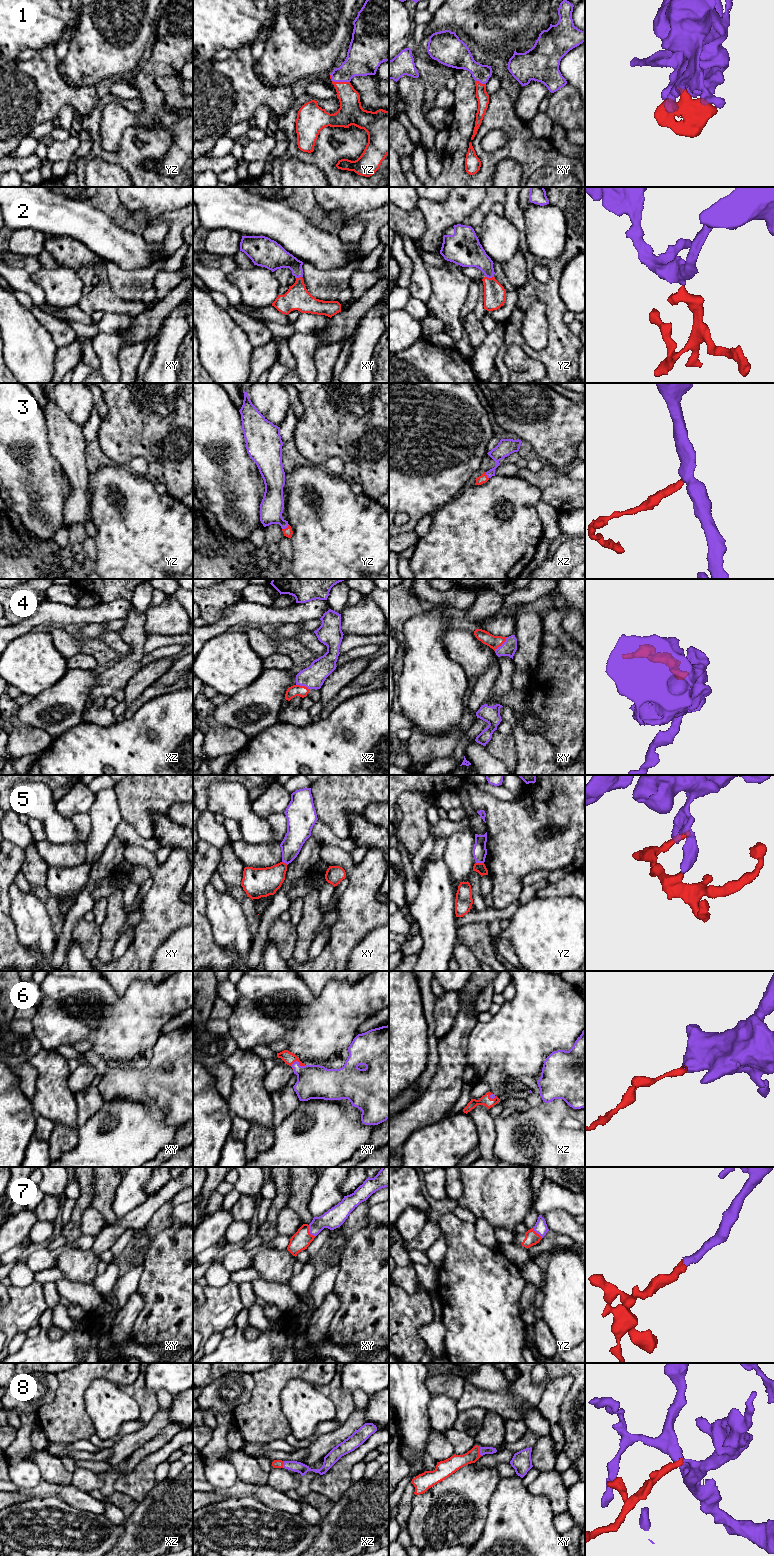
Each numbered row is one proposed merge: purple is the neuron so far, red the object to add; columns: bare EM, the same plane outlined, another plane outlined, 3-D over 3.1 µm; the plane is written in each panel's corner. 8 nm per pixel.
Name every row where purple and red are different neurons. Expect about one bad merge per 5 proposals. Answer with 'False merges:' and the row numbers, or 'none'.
False merges: 5

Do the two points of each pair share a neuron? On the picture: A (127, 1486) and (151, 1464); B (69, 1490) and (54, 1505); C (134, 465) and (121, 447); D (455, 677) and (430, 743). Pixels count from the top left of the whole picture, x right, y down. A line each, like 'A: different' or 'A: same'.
A: same
B: different
C: different
D: different

